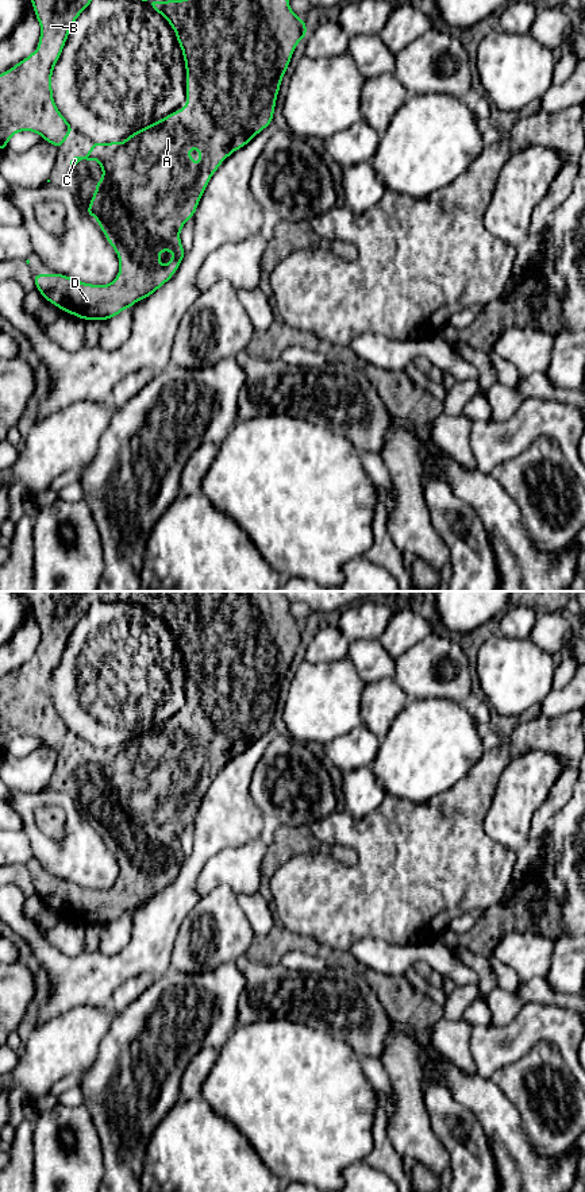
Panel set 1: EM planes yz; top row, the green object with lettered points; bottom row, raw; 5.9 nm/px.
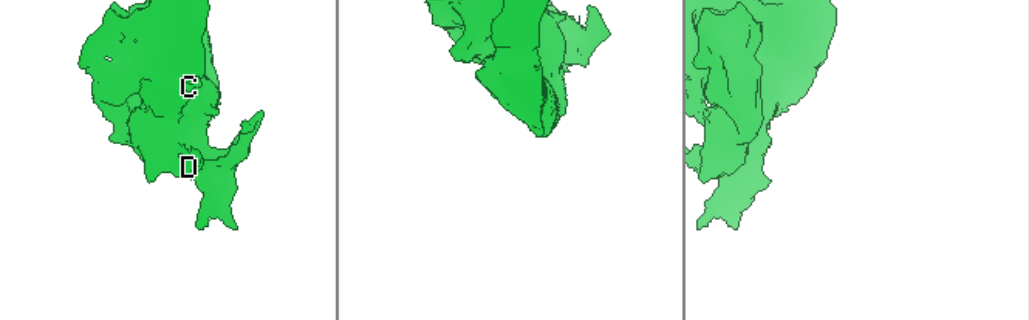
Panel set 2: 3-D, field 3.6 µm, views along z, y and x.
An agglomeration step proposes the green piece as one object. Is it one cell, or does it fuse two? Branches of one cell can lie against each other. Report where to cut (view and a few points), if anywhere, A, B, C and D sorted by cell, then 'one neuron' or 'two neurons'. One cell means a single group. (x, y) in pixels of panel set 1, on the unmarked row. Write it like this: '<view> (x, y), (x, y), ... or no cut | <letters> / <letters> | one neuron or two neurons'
no cut | A B C D | one neuron

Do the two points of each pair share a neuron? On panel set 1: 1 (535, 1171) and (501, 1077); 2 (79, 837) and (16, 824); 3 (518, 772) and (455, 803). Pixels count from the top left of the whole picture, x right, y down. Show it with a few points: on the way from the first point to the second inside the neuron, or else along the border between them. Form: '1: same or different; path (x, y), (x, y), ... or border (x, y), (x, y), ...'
1: different; border (491, 1077), (518, 1111), (523, 1131)
2: different; border (14, 809), (22, 821), (22, 829)
3: different; border (514, 756), (503, 771), (496, 795), (485, 813)

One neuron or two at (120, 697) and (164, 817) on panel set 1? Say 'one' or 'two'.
two

